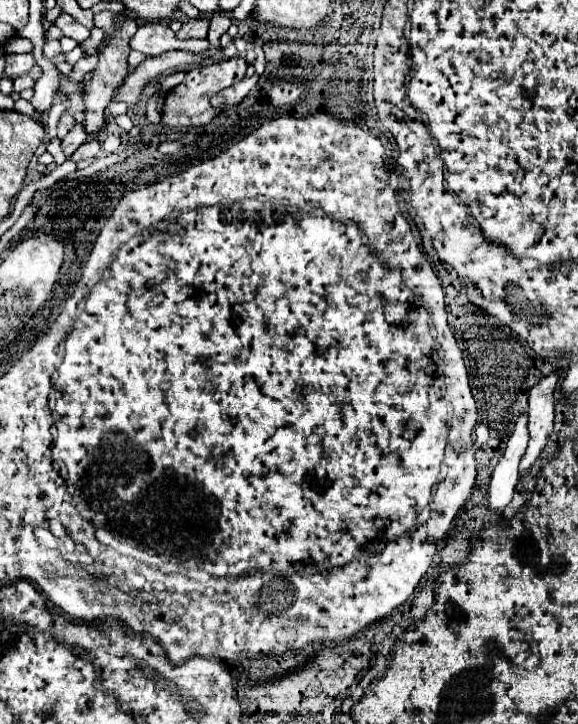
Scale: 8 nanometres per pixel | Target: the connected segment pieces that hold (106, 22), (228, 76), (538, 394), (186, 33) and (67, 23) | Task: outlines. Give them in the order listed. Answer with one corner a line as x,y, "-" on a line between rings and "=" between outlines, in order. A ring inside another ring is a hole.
101,11
95,15
95,25
101,27
105,31
105,41
107,47
103,51
99,51
99,63
93,69
93,75
87,83
83,83
83,101
85,101
85,131
87,133
99,133
99,129
103,127
103,111
109,105
117,85
125,79
127,75
127,55
131,51
129,47
129,39
135,35
137,31
137,21
135,19
125,19
123,25
117,29
115,27
115,13
111,11
=
241,57
225,59
225,61
219,61
219,63
201,67
201,69
193,67
191,71
187,71
185,79
167,93
161,123
165,127
169,127
171,133
177,133
177,135
185,135
193,127
205,127
215,117
215,111
211,107
211,97
217,91
227,89
227,87
235,85
237,81
241,81
245,77
245,71
247,71
247,63
=
553,371
543,377
531,391
529,391
529,447
521,459
521,475
529,471
535,463
539,453
543,451
549,435
553,433
553,419
555,419
555,389
561,371
=
211,14
195,20
189,20
188,22
184,23
181,29
176,33
177,37
181,40
187,40
191,38
206,38
209,29
210,18
=
61,13
59,19
55,19
55,25
63,31
65,37
75,39
77,43
81,43
81,41
85,41
85,39
89,37
89,29
83,27
81,23
77,23
77,21
75,21
71,15
67,15
67,13

